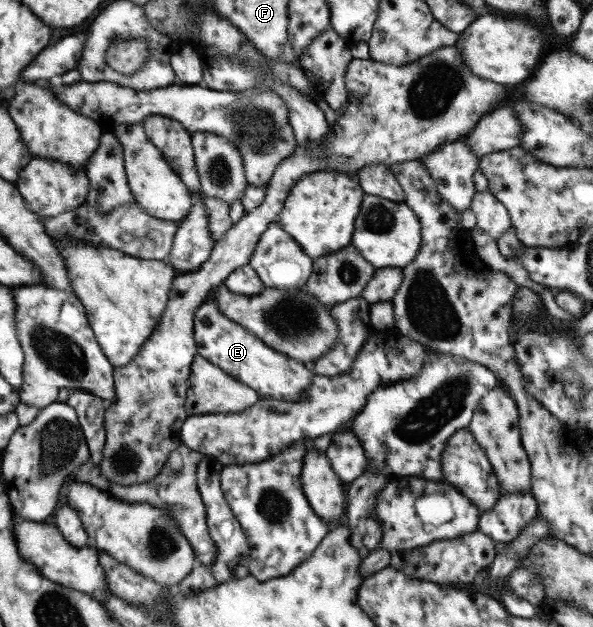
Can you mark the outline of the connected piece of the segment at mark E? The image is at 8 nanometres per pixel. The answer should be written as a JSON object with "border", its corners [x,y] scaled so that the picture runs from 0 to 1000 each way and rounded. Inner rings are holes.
{"border":[[[344,482],[327,498],[325,545],[334,566],[433,625],[437,635],[503,641],[508,625],[524,614],[523,592],[513,579],[447,552],[410,520],[378,506],[361,482]]]}

